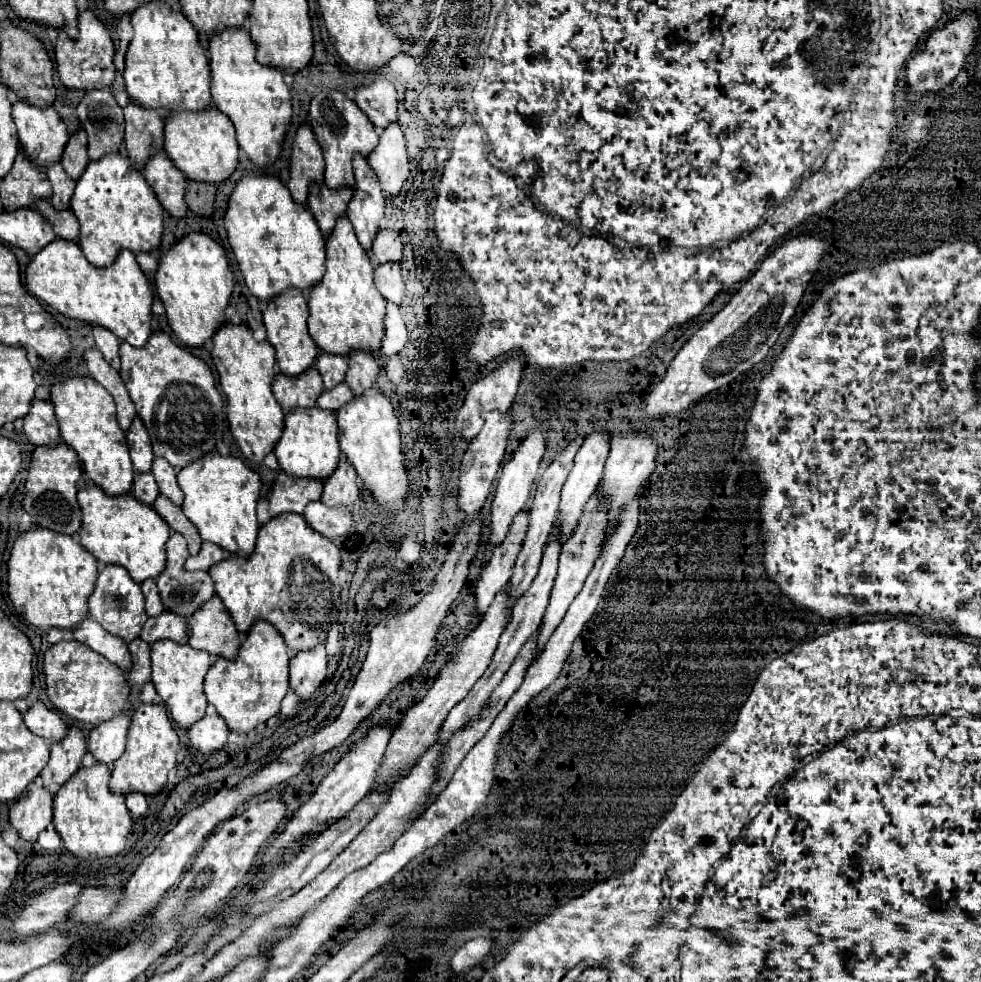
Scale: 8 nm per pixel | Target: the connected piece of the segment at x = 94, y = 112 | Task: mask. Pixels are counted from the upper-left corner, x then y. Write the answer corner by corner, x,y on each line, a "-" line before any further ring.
91,90
77,106
77,116
89,138
89,158
97,160
107,152
117,152
123,142
125,120
109,90

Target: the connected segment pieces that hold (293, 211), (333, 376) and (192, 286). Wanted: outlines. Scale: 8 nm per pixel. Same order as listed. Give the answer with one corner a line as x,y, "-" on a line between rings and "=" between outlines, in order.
241,176
229,196
223,222
239,272
253,296
269,300
289,286
311,288
323,276
325,236
307,204
295,202
277,176
=
319,350
315,366
323,376
325,388
333,388
335,384
339,384
339,380
345,380
345,372
347,372
347,358
345,356
327,354
327,352
=
185,234
159,258
155,270
155,288
175,336
185,346
203,346
203,342
209,340
227,320
225,308
233,292
233,274
229,270
225,250
207,234

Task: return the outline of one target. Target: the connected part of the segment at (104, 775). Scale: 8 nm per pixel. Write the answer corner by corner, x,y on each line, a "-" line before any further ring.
97,762
89,768
79,768
53,796
53,824
65,844
65,848
87,860
87,854
97,858
113,856
125,850
127,834
133,830
131,814
125,806
125,796
109,790
111,768

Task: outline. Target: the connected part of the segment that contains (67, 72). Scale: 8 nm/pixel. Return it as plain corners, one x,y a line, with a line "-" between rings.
85,10
77,18
77,30
79,30
77,38
69,38
65,28
61,28
57,36
55,60
57,60
61,82
67,88
83,88
83,90
107,88
115,78
115,66
113,66
115,46
113,46
107,26
91,10

